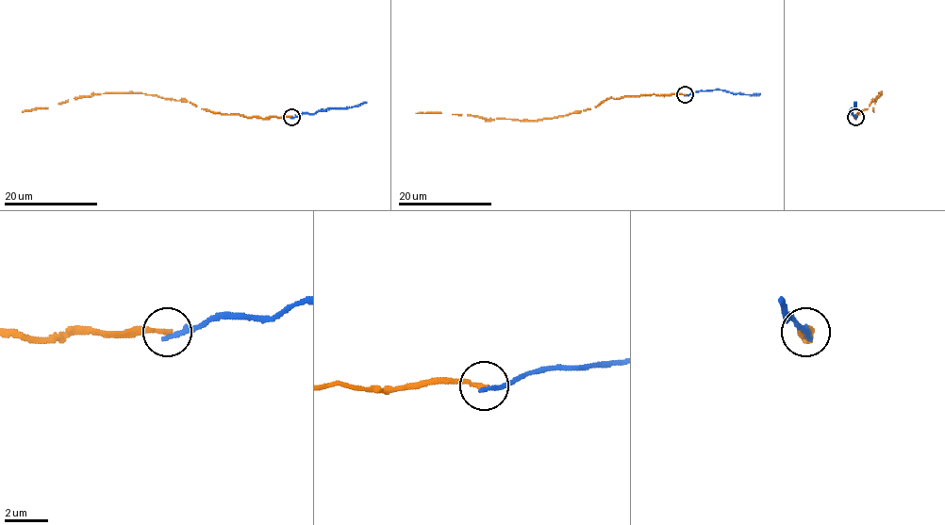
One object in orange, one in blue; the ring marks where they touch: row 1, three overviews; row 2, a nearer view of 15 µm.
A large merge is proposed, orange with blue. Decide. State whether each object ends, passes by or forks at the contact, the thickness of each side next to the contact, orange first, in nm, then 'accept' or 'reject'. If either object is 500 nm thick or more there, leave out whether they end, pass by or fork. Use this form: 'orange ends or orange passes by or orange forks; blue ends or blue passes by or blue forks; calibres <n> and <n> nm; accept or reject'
orange ends; blue ends; calibres 200 and 200 nm; reject

